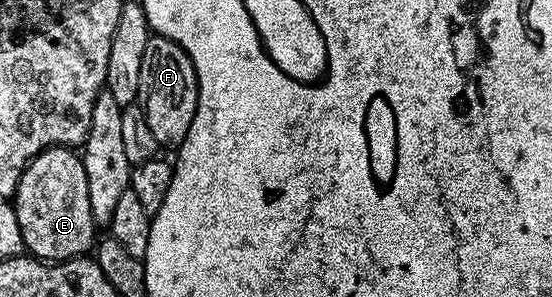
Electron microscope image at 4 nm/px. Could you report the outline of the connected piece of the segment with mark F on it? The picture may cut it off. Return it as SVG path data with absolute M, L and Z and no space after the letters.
M154 35L148 45L144 45L144 61L140 65L140 96L144 97L148 129L152 129L158 144L163 148L177 149L184 137L188 137L188 129L196 113L198 78L188 53L171 39Z

